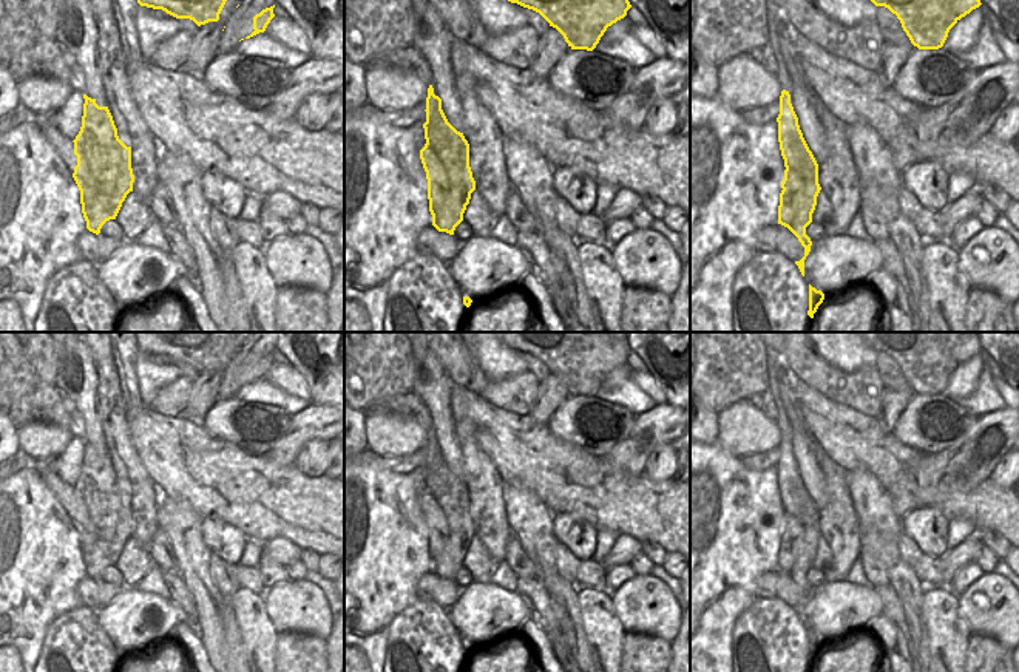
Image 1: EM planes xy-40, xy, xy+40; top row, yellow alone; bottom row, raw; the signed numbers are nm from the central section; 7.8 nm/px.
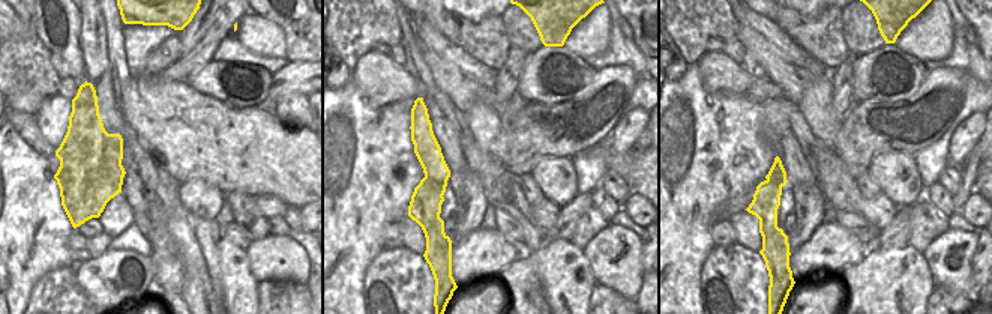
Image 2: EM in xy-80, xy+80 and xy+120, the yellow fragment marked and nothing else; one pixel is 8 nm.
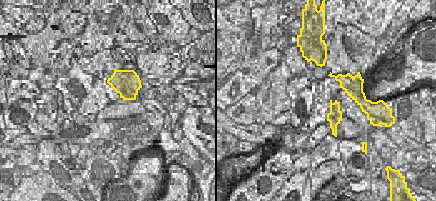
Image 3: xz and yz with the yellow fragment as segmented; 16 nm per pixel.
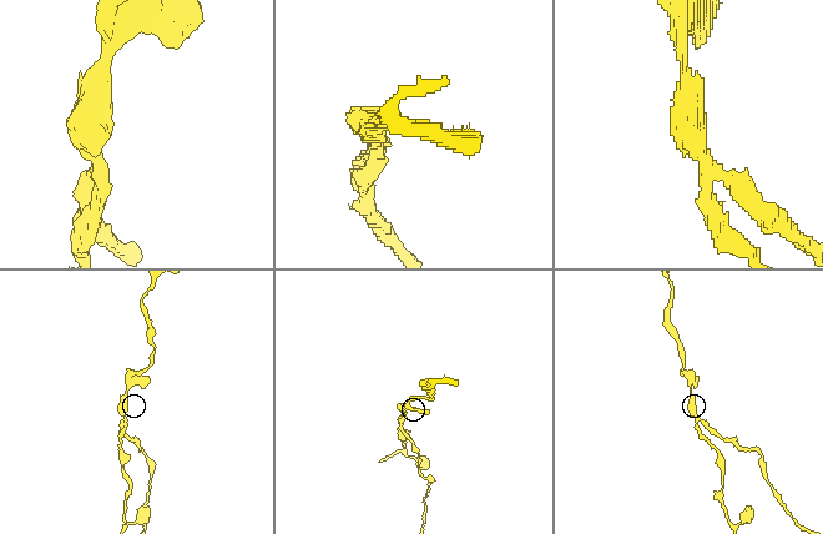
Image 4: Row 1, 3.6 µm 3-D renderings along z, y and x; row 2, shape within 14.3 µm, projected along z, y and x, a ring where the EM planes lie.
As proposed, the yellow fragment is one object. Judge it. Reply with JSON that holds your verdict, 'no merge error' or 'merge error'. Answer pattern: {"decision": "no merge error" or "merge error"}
{"decision": "merge error"}

